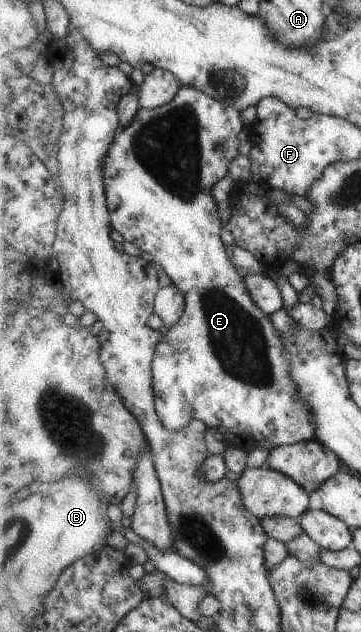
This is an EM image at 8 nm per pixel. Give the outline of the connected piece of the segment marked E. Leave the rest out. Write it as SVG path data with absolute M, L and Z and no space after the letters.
M183 84L174 100L157 109L138 109L136 118L128 126L125 126L124 130L119 130L108 155L104 157L103 183L115 230L141 251L151 254L186 297L182 318L170 330L163 331L163 337L158 343L153 358L155 409L160 422L168 430L176 432L186 428L186 425L193 420L199 420L224 434L226 440L234 446L240 446L244 450L265 448L271 451L280 445L293 445L300 441L316 439L317 425L313 423L313 409L309 408L309 402L301 395L301 389L297 387L297 382L293 380L293 365L285 348L285 342L279 335L279 330L274 326L270 317L256 304L253 296L250 296L246 279L238 274L238 267L228 254L228 246L224 244L224 240L220 236L222 220L220 220L220 214L218 214L218 204L212 198L212 188L220 178L229 174L230 164L239 155L240 140L238 138L245 132L247 132L247 129L242 122L242 111L239 108L217 101L201 90Z

